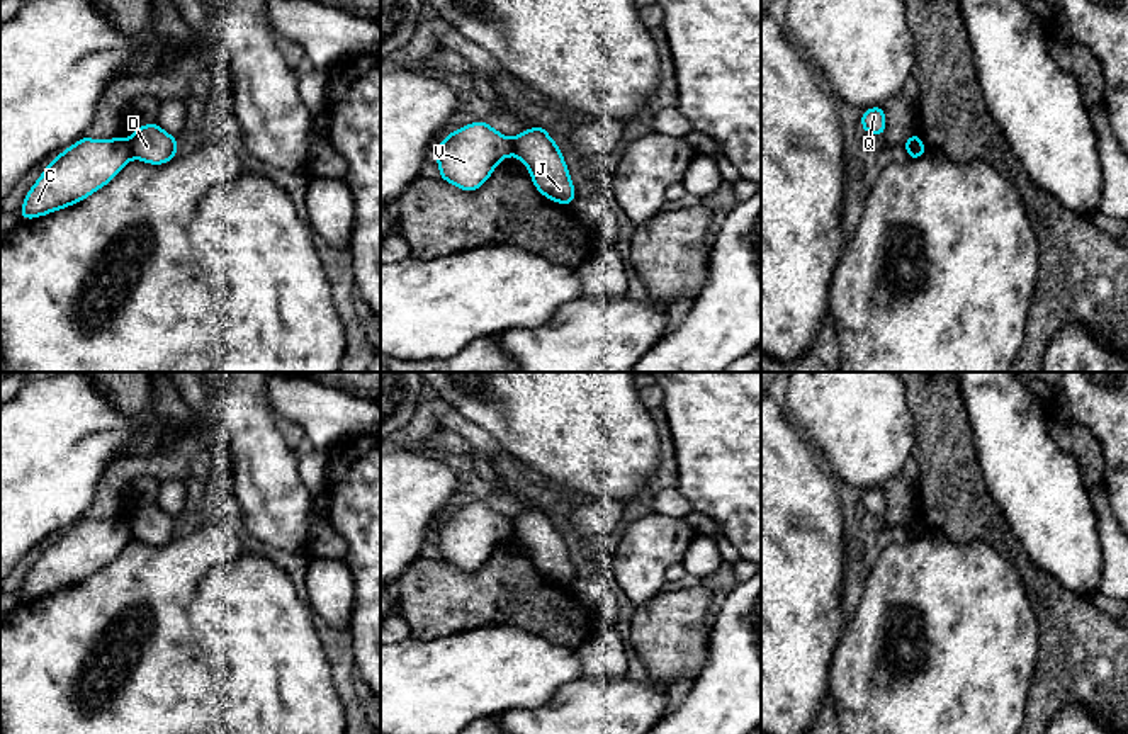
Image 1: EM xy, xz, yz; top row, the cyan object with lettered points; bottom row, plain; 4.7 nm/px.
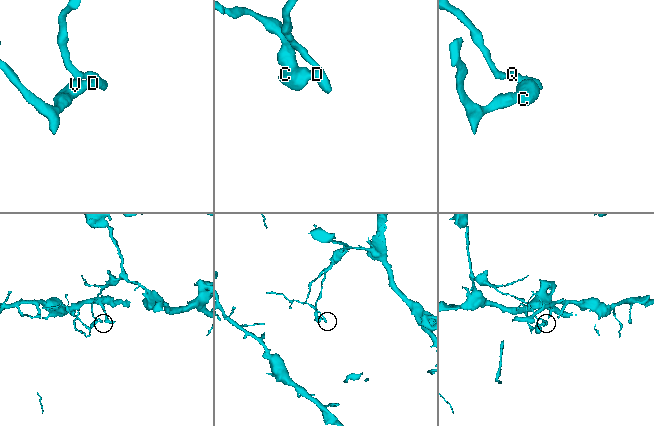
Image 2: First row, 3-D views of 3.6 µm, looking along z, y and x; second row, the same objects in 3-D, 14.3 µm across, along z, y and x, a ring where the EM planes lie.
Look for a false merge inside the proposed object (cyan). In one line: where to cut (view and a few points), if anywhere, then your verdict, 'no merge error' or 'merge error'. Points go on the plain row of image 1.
cut xy (128, 520), (133, 537); merge error

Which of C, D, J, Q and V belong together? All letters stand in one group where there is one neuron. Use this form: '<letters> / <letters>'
C V / D J Q

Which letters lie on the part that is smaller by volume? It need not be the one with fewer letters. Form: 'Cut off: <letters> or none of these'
Cut off: C, V

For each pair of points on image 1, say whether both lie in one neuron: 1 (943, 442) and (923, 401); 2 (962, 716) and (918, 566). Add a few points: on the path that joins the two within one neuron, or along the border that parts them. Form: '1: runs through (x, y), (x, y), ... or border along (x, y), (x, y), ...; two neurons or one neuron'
1: runs through (943, 432), (941, 420), (933, 412); one neuron
2: runs through (938, 678), (938, 621), (928, 604); one neuron

